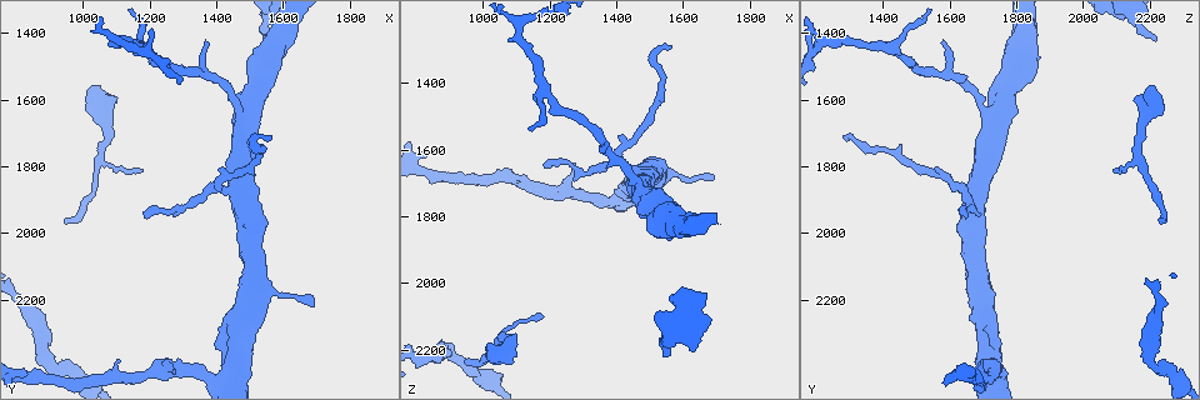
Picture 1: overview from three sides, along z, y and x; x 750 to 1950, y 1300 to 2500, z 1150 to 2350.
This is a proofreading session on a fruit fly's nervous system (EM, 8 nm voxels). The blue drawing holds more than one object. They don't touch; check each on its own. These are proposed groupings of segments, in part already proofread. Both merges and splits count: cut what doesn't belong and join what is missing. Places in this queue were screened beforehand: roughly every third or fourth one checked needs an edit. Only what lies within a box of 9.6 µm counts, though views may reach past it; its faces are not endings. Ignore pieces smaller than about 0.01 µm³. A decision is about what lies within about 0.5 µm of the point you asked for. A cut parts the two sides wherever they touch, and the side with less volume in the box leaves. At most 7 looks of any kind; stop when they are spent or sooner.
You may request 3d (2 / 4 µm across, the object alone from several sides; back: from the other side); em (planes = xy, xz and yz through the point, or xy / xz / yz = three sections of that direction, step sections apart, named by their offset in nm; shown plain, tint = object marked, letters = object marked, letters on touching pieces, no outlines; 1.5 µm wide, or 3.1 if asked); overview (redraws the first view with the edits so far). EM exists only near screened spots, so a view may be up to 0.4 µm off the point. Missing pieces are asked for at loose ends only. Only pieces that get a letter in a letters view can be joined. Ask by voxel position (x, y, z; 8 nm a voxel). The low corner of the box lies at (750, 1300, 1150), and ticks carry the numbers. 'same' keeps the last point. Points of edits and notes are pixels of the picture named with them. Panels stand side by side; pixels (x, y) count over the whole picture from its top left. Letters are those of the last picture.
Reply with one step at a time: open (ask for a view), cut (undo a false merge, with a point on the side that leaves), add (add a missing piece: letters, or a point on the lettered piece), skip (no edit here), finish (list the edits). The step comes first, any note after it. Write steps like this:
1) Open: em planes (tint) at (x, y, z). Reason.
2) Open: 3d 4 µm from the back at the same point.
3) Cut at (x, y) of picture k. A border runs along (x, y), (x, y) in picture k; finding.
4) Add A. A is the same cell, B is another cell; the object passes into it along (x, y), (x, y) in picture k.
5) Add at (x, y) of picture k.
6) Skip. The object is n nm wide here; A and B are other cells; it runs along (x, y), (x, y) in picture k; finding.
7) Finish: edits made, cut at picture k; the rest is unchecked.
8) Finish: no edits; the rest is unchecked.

Open: em planes (letters) at (1540, 1420, 2220). Free end.

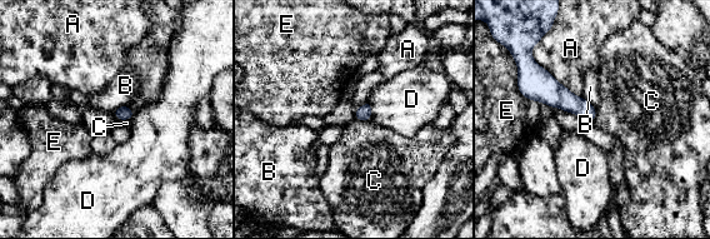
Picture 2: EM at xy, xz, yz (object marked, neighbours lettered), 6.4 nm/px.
Skip. A, B, C, D and E are other cells; a border runs along (355, 118), (370, 120) in picture 2; none of them fits.

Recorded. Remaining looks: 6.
Open: em xy step 8 (letters) at (950, 1960, 2240). Free end.

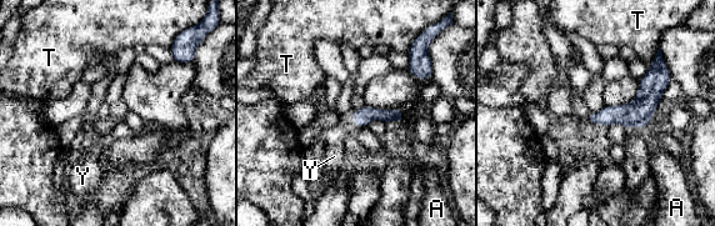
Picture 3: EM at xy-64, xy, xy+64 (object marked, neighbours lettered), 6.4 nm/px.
Add Y. The longest contact is with Y, 130 nm; Y is the same cell, A and T are other cells; the object passes into it along (361, 117), (353, 119), (334, 136) in picture 3; it goes on there.

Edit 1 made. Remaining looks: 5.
Open: em xz step 4 (letters) at (890, 2380, 2200). Sharp bend.

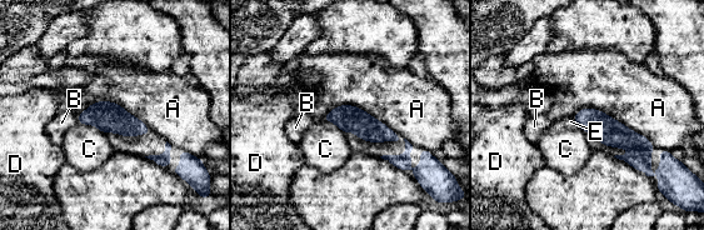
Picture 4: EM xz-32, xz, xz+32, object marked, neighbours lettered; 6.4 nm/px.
Skip. A, B, C, D and E are other cells; a border runs along (79, 123), (86, 125) in picture 4; one neuron here.

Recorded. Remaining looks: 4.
Finish: edits made, add at picture 3; the rest is unchecked.

